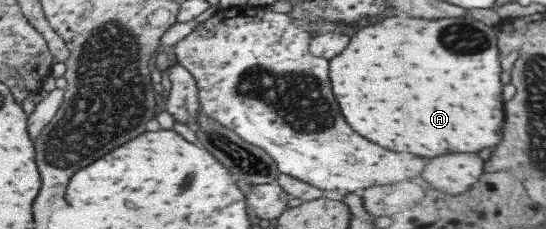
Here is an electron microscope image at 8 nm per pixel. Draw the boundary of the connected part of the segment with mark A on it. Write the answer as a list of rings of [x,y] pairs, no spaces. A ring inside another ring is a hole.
[[[387,17],[375,25],[361,27],[355,35],[351,35],[349,45],[337,55],[329,59],[329,81],[335,101],[339,103],[341,115],[345,117],[347,125],[365,137],[389,151],[399,153],[415,153],[421,157],[437,157],[443,153],[477,153],[481,149],[493,147],[501,143],[503,127],[505,127],[505,111],[503,111],[503,81],[501,81],[501,47],[498,45],[498,31],[496,26],[485,25],[473,17],[445,17],[445,19],[415,19],[415,17]],[[447,59],[457,59],[459,67],[447,67]]]

